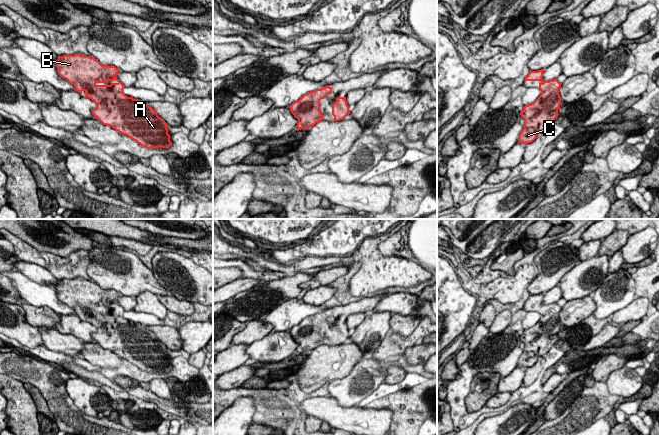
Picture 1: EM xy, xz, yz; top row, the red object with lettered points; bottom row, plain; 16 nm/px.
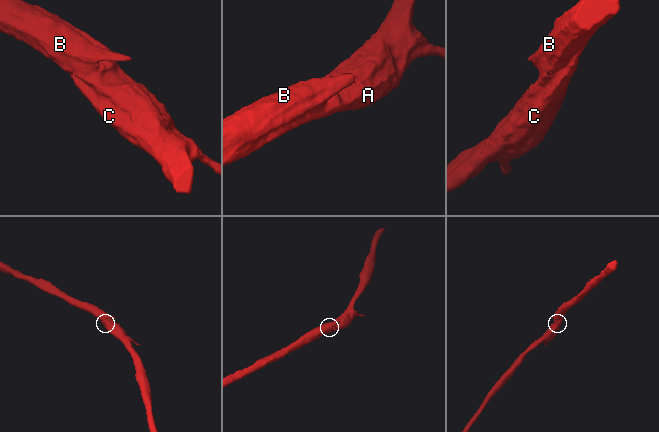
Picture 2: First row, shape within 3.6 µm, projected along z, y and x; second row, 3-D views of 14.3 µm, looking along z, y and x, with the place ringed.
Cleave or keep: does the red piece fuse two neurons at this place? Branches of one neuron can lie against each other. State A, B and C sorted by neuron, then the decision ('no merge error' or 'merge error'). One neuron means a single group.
A B C | no merge error

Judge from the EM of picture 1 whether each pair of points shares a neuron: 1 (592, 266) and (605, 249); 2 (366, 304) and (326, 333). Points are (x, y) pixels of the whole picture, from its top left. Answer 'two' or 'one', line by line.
1: two
2: one

